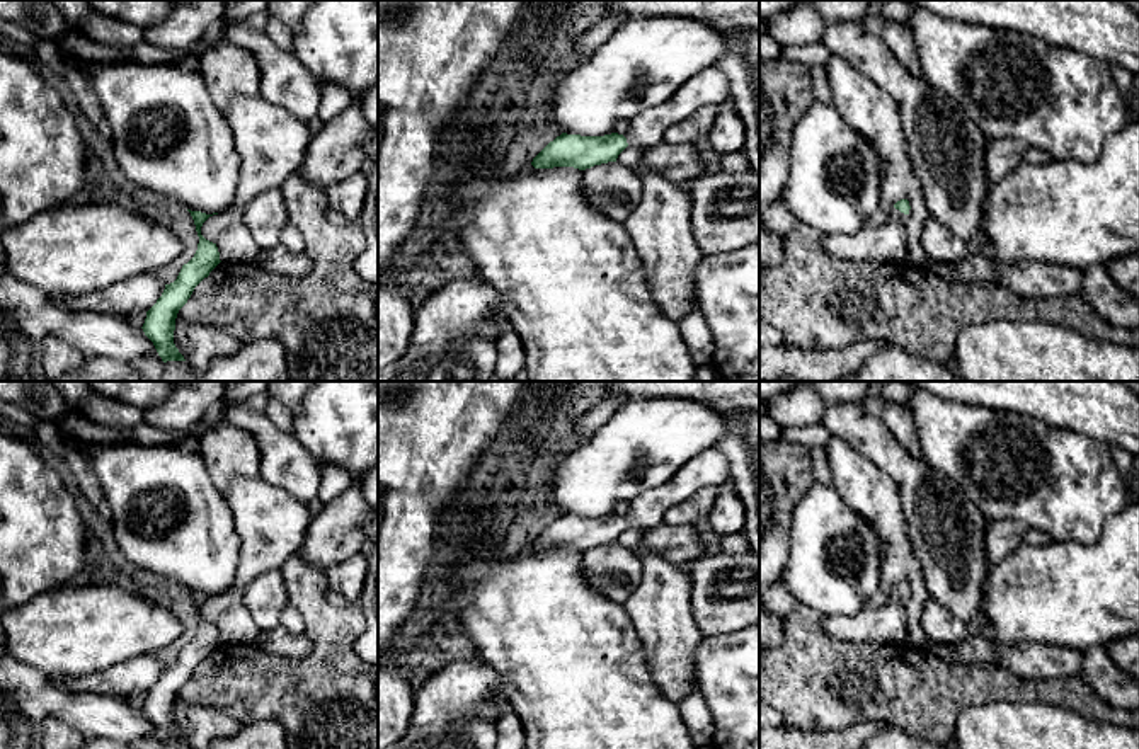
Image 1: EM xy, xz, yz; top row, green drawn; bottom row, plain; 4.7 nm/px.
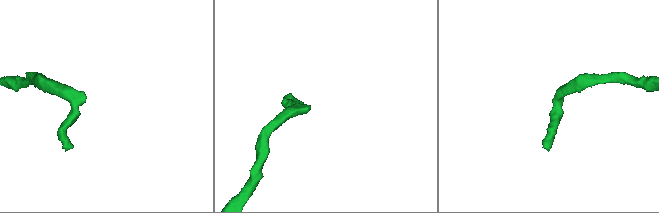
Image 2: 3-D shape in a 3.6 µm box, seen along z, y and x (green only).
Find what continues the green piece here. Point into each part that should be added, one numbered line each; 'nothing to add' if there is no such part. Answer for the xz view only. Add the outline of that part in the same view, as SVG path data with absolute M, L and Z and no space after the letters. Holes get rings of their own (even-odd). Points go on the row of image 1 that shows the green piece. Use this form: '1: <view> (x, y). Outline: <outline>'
1: xz (710, 87). Outline: M713 65L690 80L657 107L650 107L630 119L628 146L652 148L664 140L664 133L688 119L705 106L722 106L730 99L727 77Z

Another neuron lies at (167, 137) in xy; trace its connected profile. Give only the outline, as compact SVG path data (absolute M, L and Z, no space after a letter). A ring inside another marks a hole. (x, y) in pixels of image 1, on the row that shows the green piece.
M70 54L99 95L112 128L112 153L123 175L140 189L163 194L186 209L206 214L237 199L240 158L232 128L192 65L143 65L133 60L89 61Z

